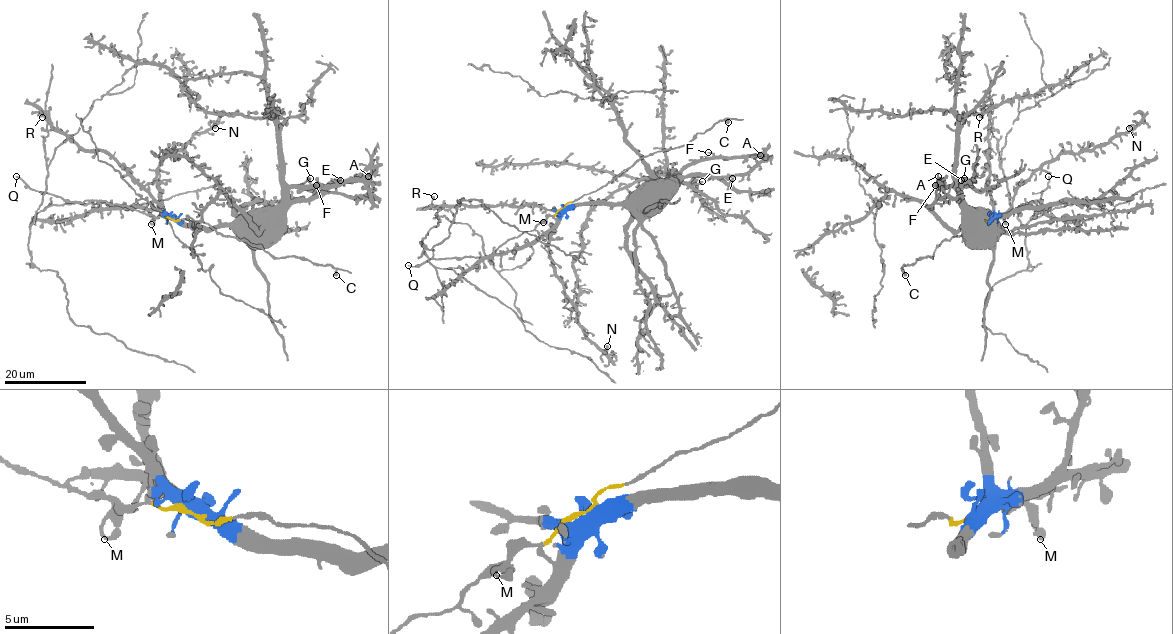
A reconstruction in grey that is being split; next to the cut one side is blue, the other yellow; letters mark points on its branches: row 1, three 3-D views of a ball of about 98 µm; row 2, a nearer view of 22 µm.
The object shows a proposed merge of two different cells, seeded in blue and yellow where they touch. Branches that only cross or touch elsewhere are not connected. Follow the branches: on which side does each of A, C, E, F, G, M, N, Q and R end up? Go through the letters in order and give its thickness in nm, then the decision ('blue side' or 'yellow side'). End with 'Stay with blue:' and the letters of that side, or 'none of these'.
A: 200 nm thick; blue side
C: 380 nm thick; yellow side
E: 360 nm thick; blue side
F: 320 nm thick; blue side
G: 320 nm thick; blue side
M: 360 nm thick; yellow side
N: 360 nm thick; blue side
Q: 160 nm thick; yellow side
R: 320 nm thick; blue side
Stay with blue: A, E, F, G, N, R

